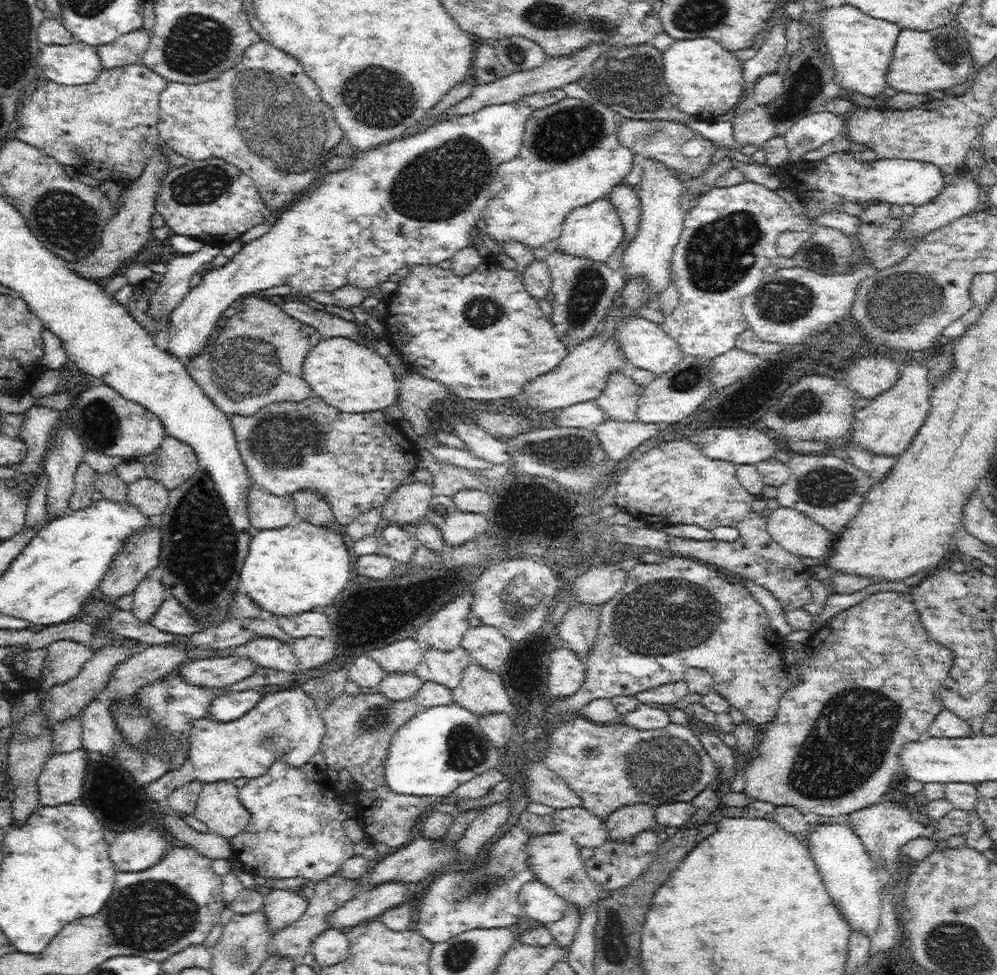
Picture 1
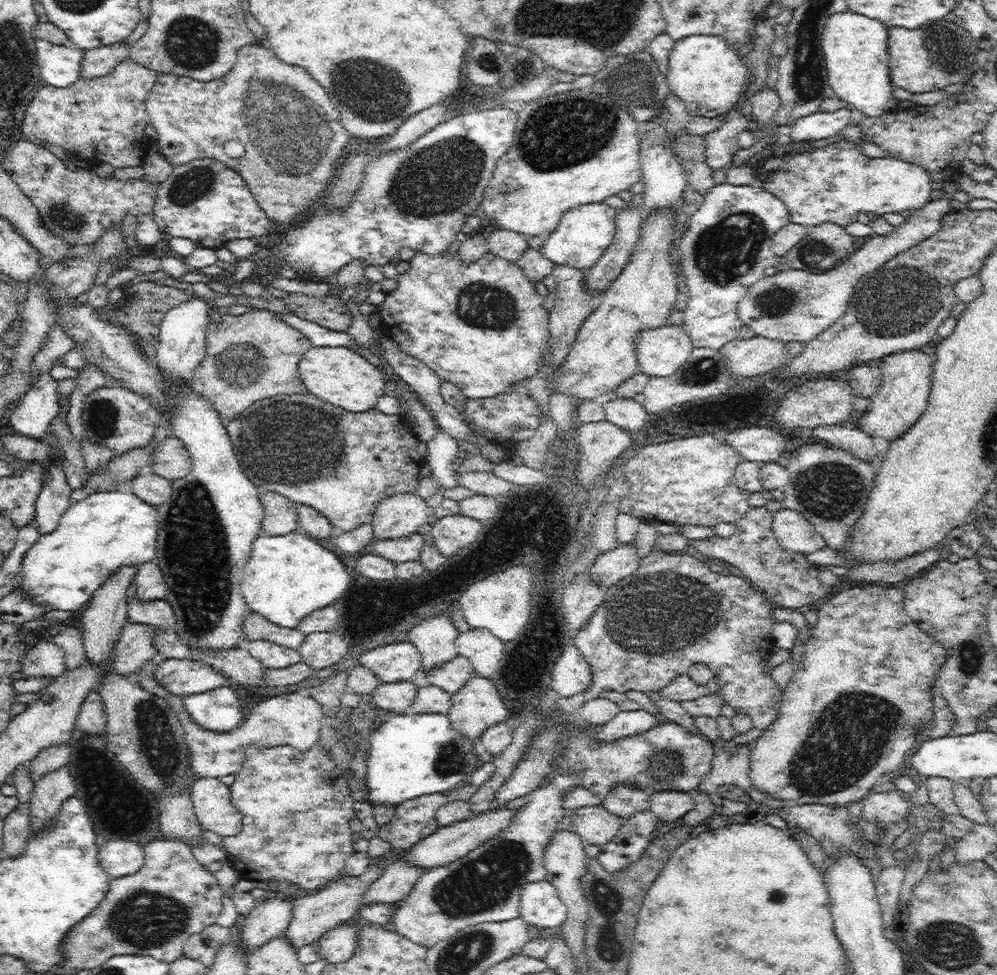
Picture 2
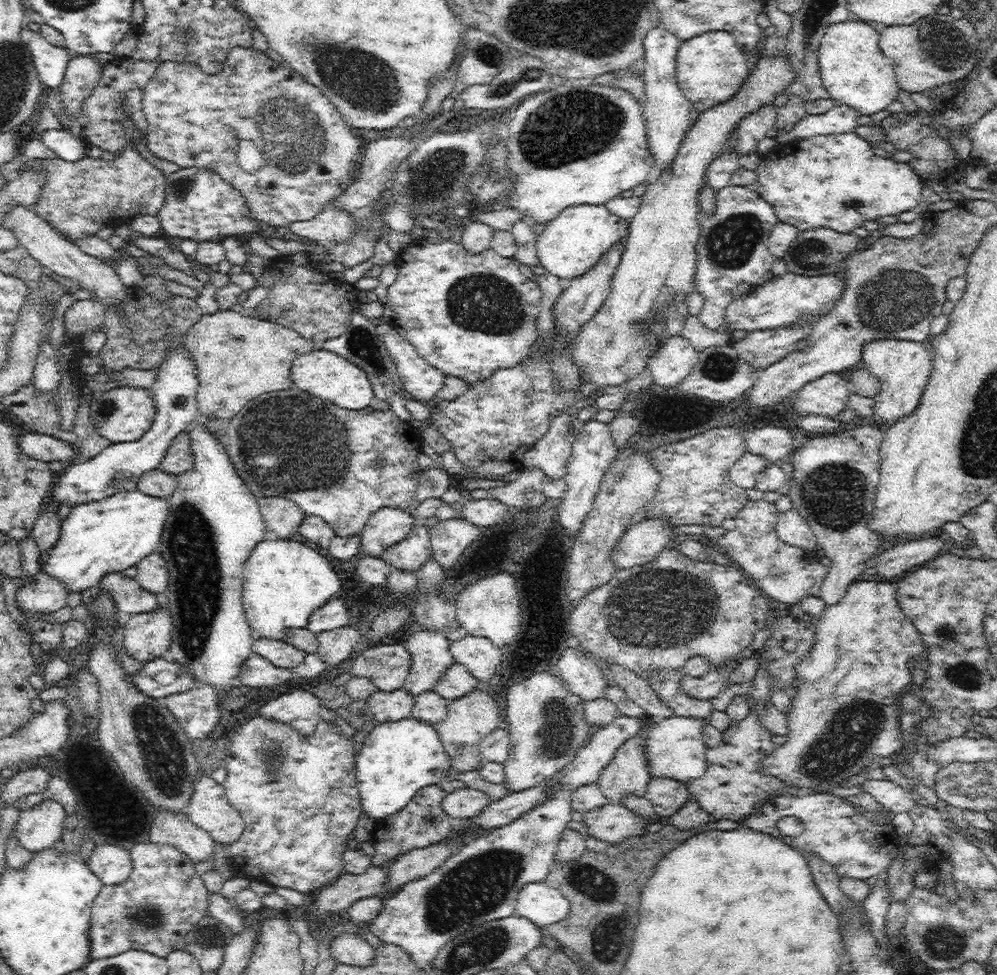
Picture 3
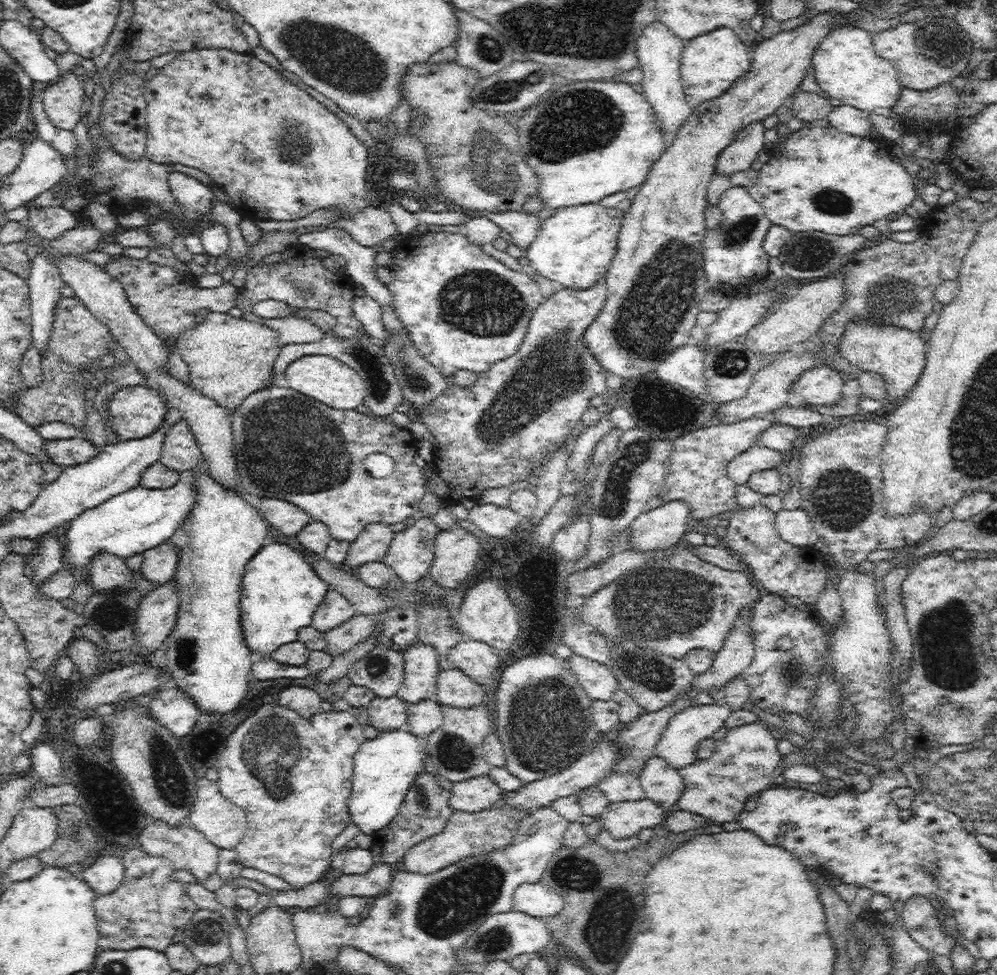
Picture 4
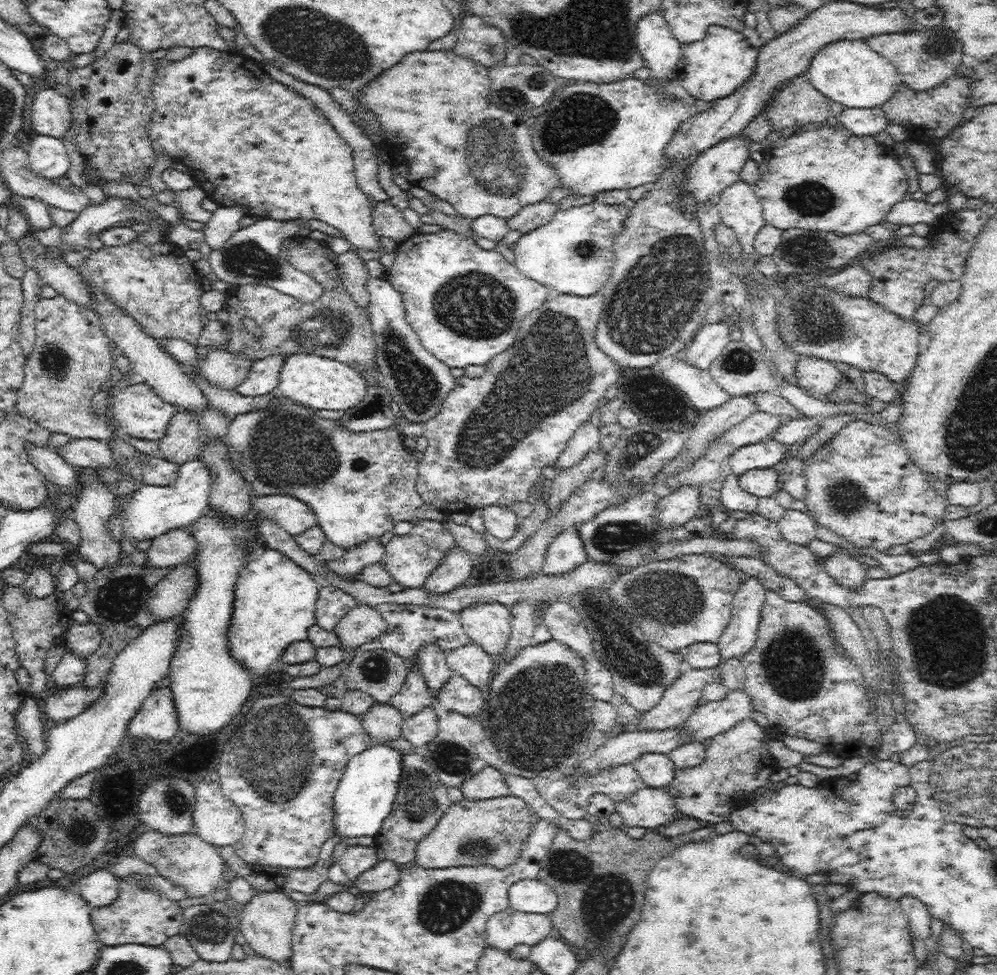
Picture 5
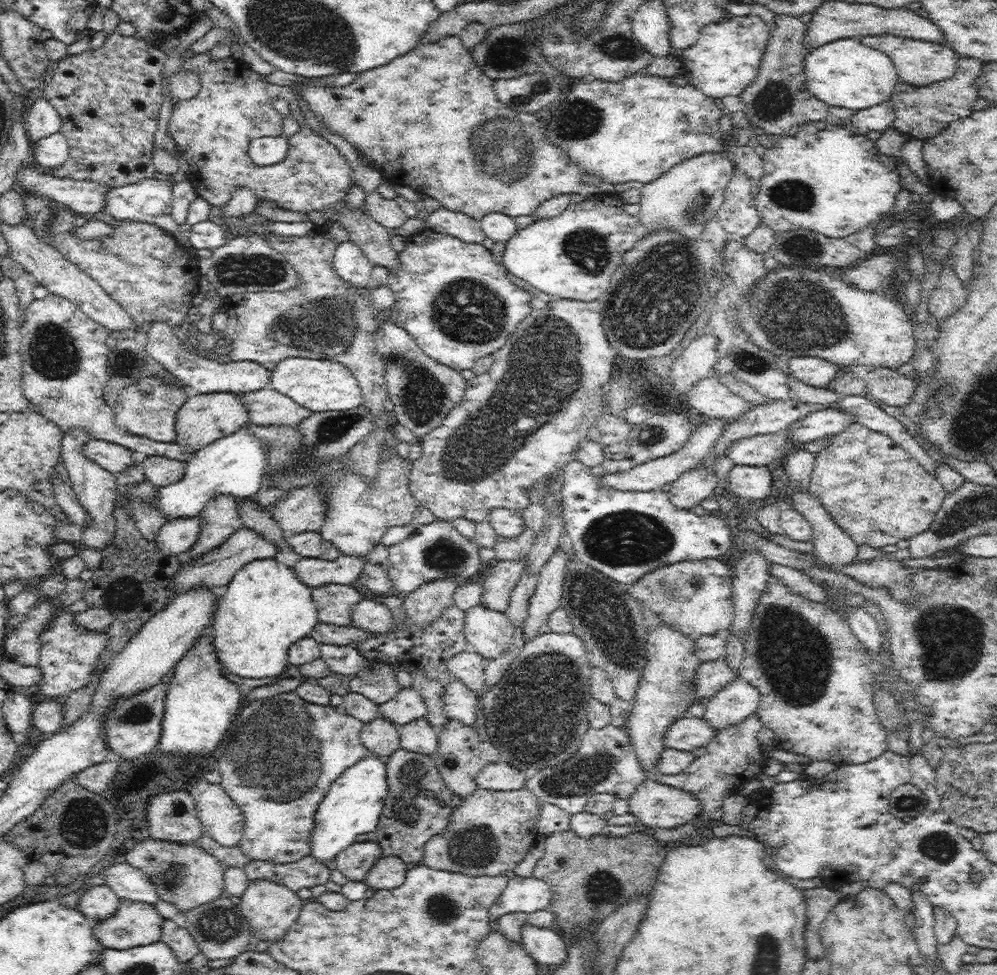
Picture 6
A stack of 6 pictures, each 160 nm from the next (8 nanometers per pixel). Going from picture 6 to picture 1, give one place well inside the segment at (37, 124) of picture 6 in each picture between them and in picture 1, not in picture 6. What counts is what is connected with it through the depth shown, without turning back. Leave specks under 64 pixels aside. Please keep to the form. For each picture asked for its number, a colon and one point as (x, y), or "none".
1: (127, 49)
2: (96, 62)
3: (83, 73)
4: (62, 101)
5: (51, 116)

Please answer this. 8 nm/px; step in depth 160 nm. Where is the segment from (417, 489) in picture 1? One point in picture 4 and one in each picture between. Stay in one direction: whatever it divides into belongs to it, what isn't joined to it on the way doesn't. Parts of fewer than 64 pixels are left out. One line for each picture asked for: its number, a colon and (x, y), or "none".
2: (399, 516)
3: (387, 526)
4: (372, 544)

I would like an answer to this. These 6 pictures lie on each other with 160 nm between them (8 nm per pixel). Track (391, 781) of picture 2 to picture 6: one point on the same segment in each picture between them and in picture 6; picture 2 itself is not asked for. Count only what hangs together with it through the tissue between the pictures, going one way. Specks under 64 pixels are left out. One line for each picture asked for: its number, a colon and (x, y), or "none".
3: (398, 758)
4: (384, 768)
5: (364, 797)
6: (352, 806)

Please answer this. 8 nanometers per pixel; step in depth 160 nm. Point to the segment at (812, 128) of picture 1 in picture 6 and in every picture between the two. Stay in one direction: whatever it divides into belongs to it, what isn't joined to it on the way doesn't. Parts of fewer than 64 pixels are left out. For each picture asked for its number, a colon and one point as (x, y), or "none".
2: (815, 126)
3: (841, 118)
4: (847, 118)
5: (860, 121)
6: (879, 117)

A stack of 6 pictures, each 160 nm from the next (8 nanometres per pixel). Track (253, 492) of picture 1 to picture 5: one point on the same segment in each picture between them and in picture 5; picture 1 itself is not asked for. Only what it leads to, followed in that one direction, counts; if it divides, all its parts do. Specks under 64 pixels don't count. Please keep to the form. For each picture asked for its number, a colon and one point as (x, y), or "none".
2: (279, 514)
3: (283, 516)
4: (290, 519)
5: (292, 514)

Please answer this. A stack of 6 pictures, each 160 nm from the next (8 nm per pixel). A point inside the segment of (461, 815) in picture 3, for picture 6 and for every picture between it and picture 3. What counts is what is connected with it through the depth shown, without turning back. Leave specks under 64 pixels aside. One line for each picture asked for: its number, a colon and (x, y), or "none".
4: (478, 793)
5: (490, 783)
6: (496, 776)

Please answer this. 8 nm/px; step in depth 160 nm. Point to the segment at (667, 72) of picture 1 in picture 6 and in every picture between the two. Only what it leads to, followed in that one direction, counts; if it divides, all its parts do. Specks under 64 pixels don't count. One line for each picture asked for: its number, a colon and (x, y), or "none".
2: (709, 77)
3: (711, 67)
4: (710, 63)
5: (712, 68)
6: (726, 58)

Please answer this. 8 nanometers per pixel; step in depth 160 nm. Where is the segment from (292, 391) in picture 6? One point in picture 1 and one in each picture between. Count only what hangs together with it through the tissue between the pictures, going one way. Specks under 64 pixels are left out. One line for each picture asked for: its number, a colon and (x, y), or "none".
1: (349, 376)
2: (342, 377)
3: (325, 374)
4: (324, 378)
5: (321, 383)

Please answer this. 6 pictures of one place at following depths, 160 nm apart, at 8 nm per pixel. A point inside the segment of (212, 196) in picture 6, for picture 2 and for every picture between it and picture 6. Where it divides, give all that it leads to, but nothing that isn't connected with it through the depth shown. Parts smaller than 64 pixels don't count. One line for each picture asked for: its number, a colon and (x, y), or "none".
2: (271, 122)
3: (261, 126)
4: (280, 154)
5: (248, 140)

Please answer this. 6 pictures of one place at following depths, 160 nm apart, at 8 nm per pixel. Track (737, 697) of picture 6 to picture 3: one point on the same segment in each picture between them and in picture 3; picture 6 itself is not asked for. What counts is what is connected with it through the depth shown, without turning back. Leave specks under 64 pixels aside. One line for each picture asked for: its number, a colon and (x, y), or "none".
3: (675, 748)
4: (679, 741)
5: (709, 720)

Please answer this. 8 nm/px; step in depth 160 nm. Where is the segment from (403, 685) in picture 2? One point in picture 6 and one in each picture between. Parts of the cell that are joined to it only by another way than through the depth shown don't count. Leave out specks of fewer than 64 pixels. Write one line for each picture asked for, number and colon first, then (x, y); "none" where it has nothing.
3: (391, 706)
4: (385, 714)
5: (382, 722)
6: (381, 737)

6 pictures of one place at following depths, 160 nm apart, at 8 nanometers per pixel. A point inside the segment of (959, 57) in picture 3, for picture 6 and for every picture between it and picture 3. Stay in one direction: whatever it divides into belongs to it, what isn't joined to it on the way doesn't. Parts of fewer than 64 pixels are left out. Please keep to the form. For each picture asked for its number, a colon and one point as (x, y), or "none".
4: (931, 51)
5: (925, 57)
6: (918, 62)

